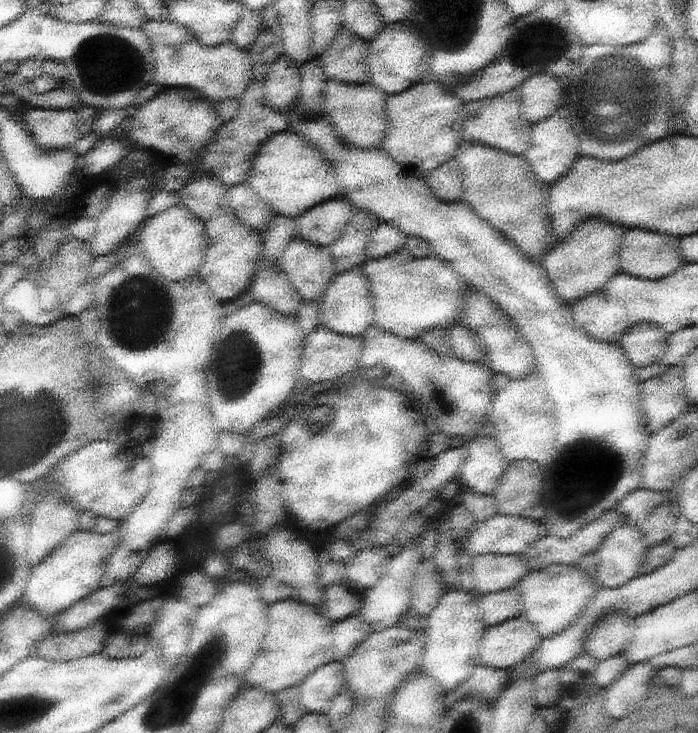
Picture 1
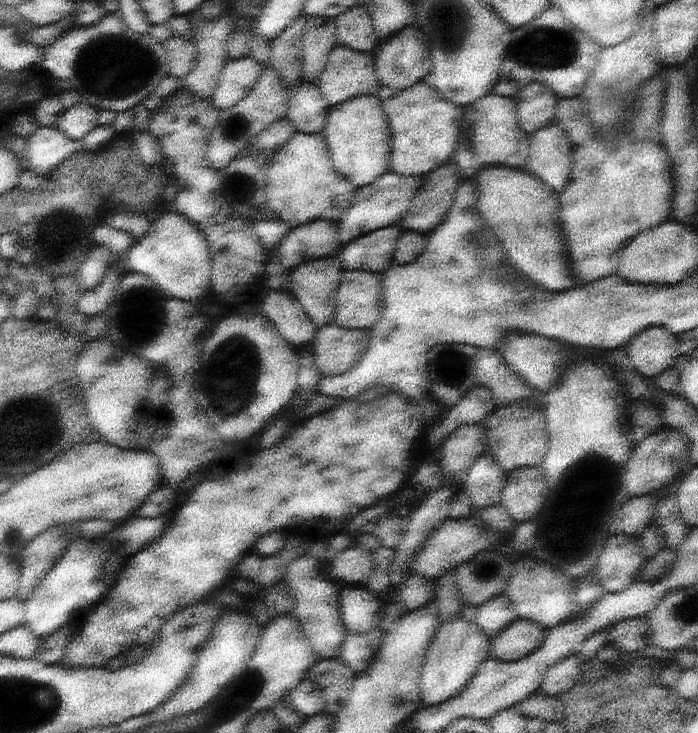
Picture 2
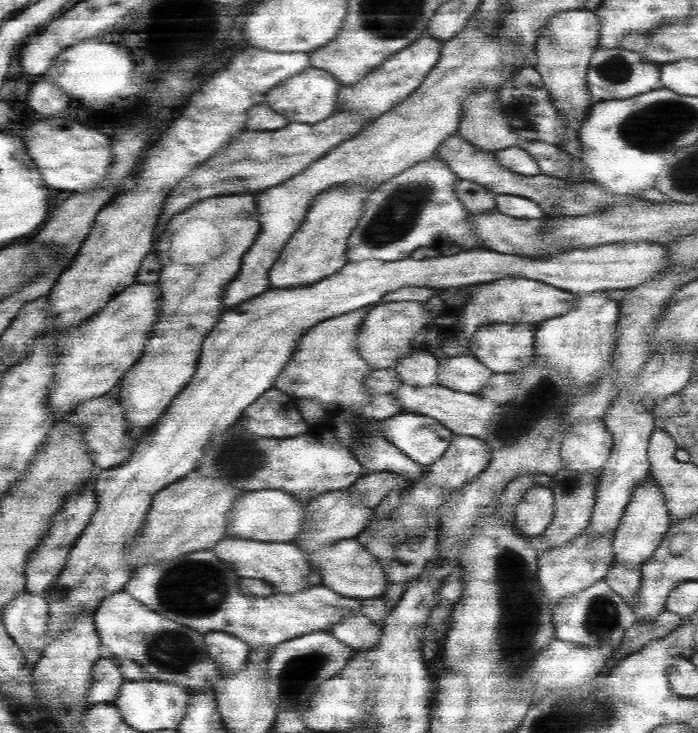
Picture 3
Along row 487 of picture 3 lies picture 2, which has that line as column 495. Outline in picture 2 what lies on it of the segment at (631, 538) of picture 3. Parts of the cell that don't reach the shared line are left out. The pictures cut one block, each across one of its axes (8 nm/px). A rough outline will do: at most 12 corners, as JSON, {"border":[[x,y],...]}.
{"border":[[511,622],[491,638],[493,658],[517,662],[541,630]]}

